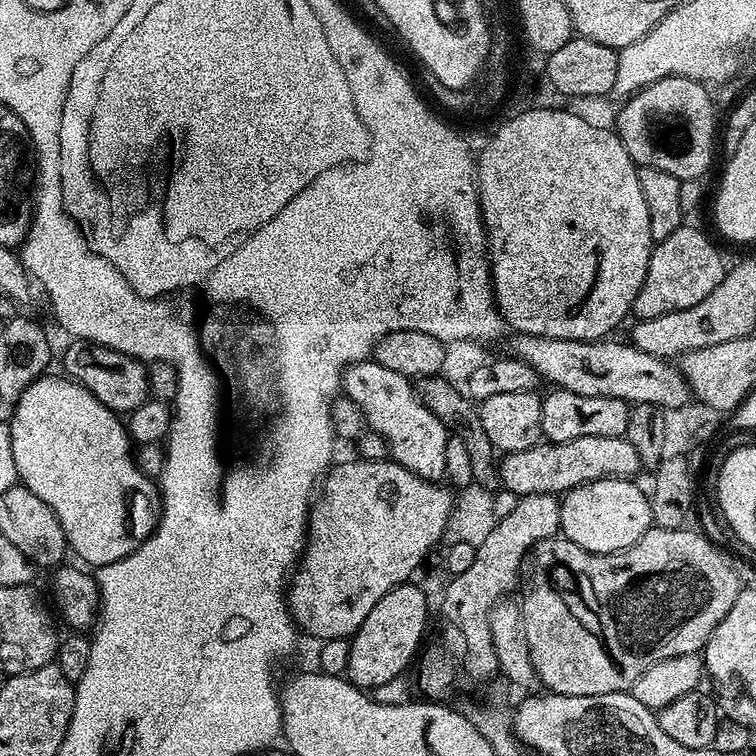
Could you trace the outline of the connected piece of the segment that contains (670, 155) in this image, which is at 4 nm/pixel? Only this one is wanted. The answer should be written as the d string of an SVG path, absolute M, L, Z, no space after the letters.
M667 76L619 105L614 131L637 166L666 170L680 181L704 178L712 164L712 151L718 148L716 104L707 90L699 80Z

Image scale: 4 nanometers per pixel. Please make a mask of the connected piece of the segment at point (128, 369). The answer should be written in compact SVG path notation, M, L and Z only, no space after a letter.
M73 339L62 357L63 375L75 384L81 384L102 406L117 414L127 414L138 410L142 402L149 400L148 369L142 360L119 353L118 350L92 343L88 340Z

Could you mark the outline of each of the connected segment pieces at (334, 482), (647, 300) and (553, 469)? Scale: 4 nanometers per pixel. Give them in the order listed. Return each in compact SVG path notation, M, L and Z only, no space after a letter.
M391 458L384 460L353 459L346 461L345 464L340 464L340 462L333 463L323 477L322 483L318 488L318 495L310 504L304 555L299 561L298 567L293 571L290 583L286 589L288 608L292 611L292 619L296 621L303 631L305 628L310 635L317 636L317 641L320 642L333 640L334 638L348 640L358 630L358 626L362 626L362 622L366 622L366 614L370 614L370 610L374 610L376 603L382 599L382 594L390 594L390 590L394 590L394 586L409 583L415 577L412 575L415 574L416 567L435 550L436 543L440 539L442 541L445 539L448 531L448 520L451 517L454 503L453 493L448 493L447 490L449 491L449 489L443 483L422 478L418 474L406 470Z
M682 226L670 234L670 238L659 241L650 254L650 266L646 270L646 278L642 282L642 290L638 290L638 298L634 298L631 315L636 320L658 318L658 314L670 314L674 310L686 310L686 306L695 306L702 302L718 282L722 282L726 271L726 263L720 257L712 240L700 228Z
M627 435L622 436L591 436L590 438L574 438L570 442L558 442L557 444L550 444L547 442L541 442L534 445L530 450L518 450L517 452L507 453L499 461L498 464L500 470L500 479L502 481L503 487L508 489L515 495L517 498L521 496L533 496L534 494L546 494L547 496L553 494L563 494L570 491L571 488L577 488L579 484L589 484L595 480L603 480L605 478L632 478L637 474L636 471L641 471L642 465L640 459L638 458L638 450L634 450L634 446L631 442L628 441Z

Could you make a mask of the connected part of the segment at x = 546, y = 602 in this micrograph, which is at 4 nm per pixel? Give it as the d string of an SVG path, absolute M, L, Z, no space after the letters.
M691 527L682 528L649 528L638 542L631 544L621 552L610 554L594 554L590 550L582 550L582 546L574 546L574 542L565 540L557 534L538 542L525 556L520 567L518 603L526 626L526 639L529 643L530 662L537 672L539 683L549 693L557 696L593 696L594 694L610 694L611 692L627 692L638 682L642 670L650 670L654 662L662 662L662 658L674 658L678 654L700 652L710 638L710 634L726 618L728 607L738 598L742 583L736 577L733 561L724 557L719 547L712 543L703 531L691 532Z

